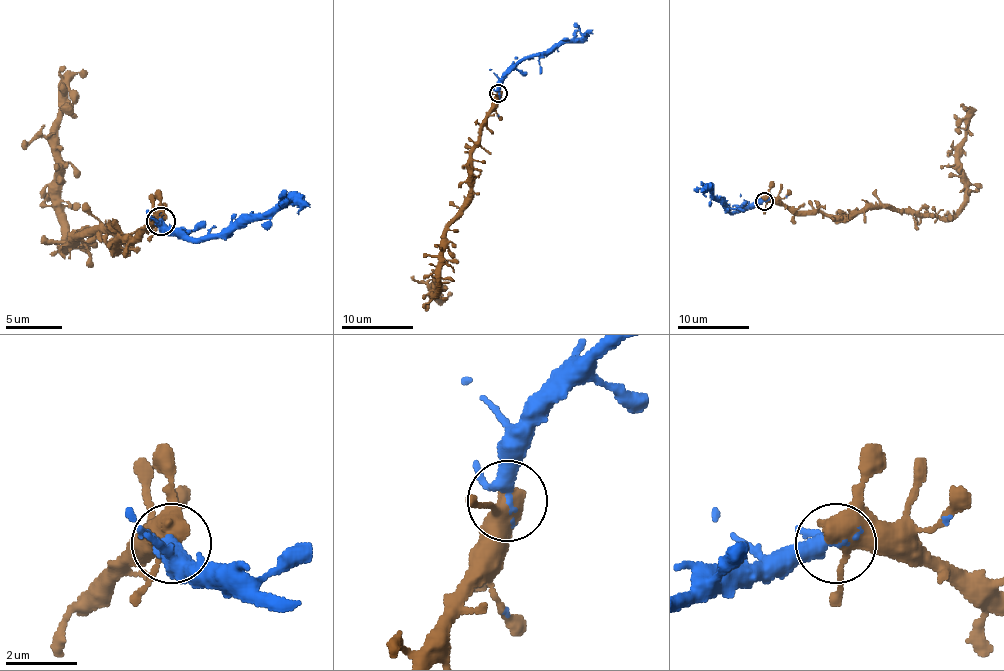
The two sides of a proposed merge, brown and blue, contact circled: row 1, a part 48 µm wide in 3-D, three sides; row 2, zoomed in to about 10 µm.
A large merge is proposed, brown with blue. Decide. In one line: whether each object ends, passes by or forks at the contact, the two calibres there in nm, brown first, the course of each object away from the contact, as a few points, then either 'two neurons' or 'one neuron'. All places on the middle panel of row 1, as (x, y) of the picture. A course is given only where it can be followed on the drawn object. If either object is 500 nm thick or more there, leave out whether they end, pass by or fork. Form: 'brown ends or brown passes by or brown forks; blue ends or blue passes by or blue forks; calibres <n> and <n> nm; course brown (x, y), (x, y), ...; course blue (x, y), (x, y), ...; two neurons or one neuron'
calibres 500 and 320 nm; course brown (498, 94), (498, 104), (471, 154), (468, 206), (446, 231), (435, 294), (434, 289), (444, 298), (451, 292); course blue (498, 94), (500, 81), (521, 60), (543, 56), (566, 42), (578, 40), (582, 33), (575, 22); one neuron

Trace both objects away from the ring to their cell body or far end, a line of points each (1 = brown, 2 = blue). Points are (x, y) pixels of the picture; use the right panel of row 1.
1: (765, 200), (825, 215), (897, 208), (951, 217), (965, 193), (965, 172), (960, 161), (969, 107), (963, 106)
2: (765, 200), (731, 211), (704, 188), (693, 190)

